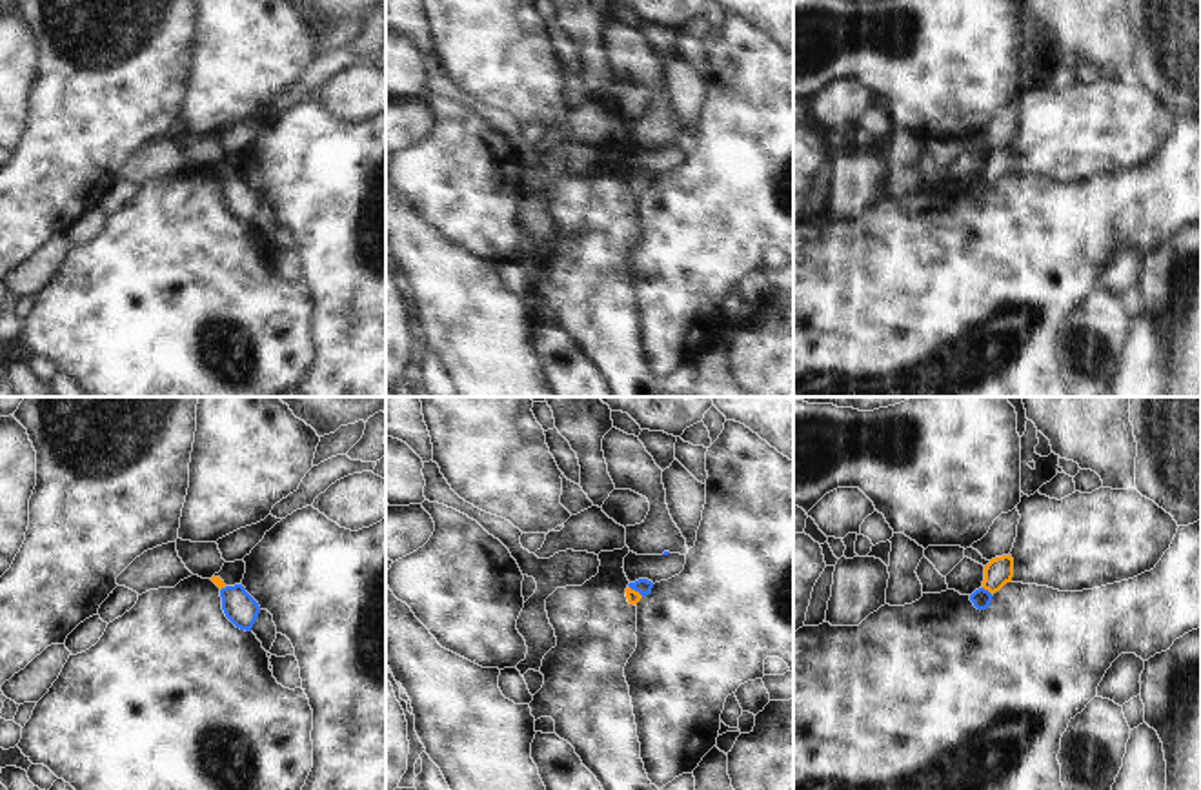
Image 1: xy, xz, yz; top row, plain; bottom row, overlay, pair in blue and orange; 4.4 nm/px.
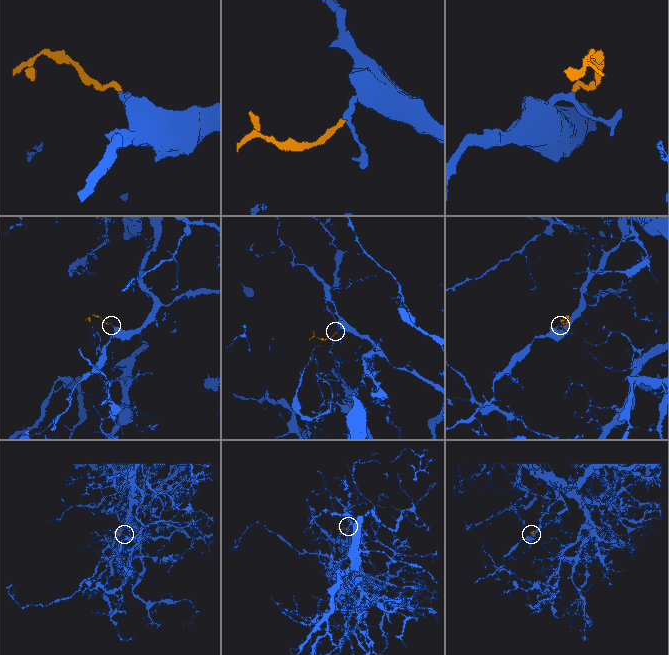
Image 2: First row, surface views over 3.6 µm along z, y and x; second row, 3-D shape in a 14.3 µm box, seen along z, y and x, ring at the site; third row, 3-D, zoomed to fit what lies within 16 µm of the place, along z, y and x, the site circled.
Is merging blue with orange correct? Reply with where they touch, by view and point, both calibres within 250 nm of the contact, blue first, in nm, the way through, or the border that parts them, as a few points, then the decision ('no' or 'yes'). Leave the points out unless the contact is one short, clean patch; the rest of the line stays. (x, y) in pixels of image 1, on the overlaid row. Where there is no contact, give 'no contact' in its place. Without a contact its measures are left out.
yz (987, 590) | 90/120 nm | across yz (981, 597), (987, 590), (999, 570) | yes

